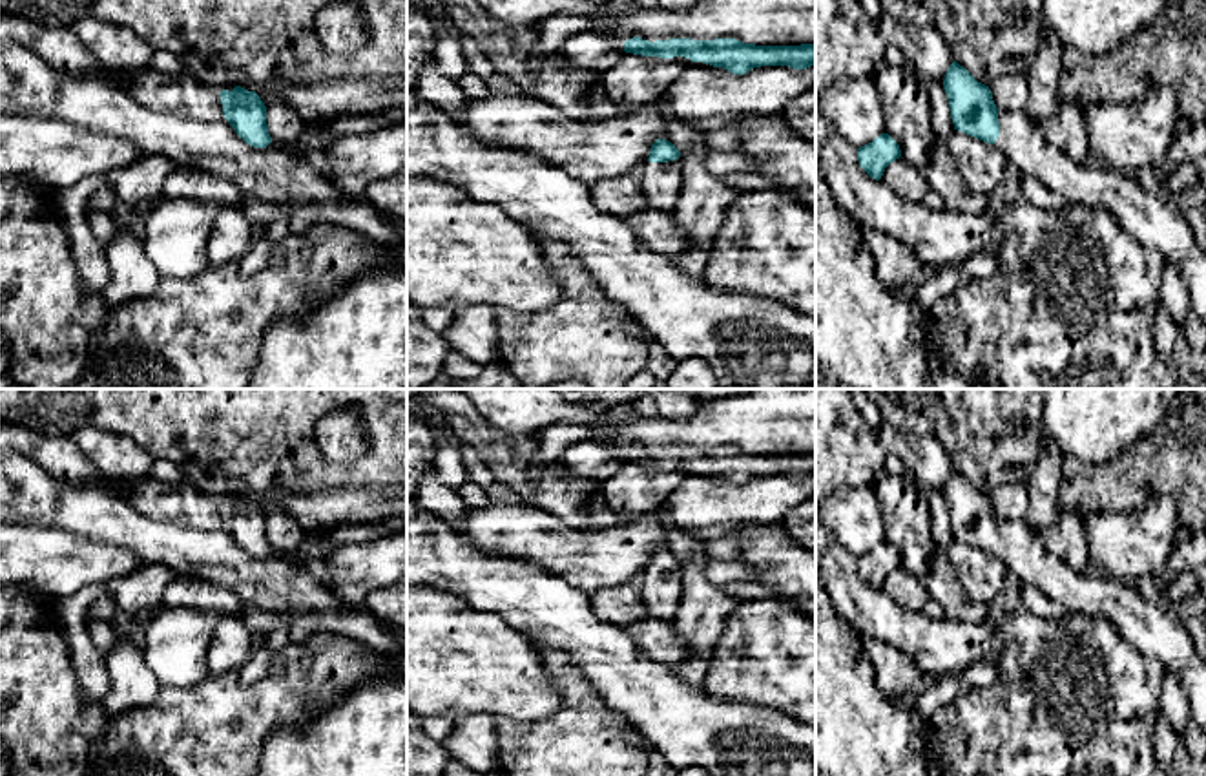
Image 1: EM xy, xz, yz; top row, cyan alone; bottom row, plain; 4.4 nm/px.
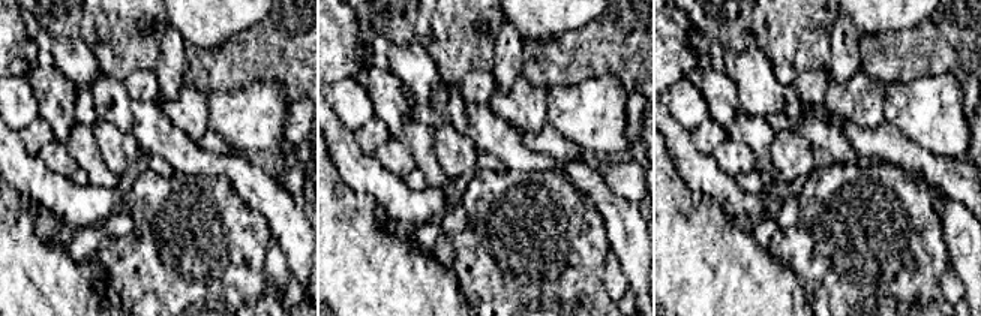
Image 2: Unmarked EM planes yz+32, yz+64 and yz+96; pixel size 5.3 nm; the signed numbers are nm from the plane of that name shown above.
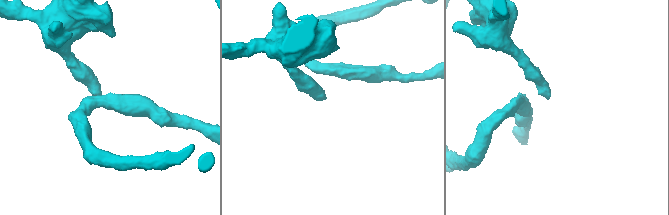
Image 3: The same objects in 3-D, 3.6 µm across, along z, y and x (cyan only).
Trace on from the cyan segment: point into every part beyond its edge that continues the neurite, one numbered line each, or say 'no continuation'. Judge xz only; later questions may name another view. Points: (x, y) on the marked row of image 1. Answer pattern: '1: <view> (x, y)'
1: xz (661, 185)

